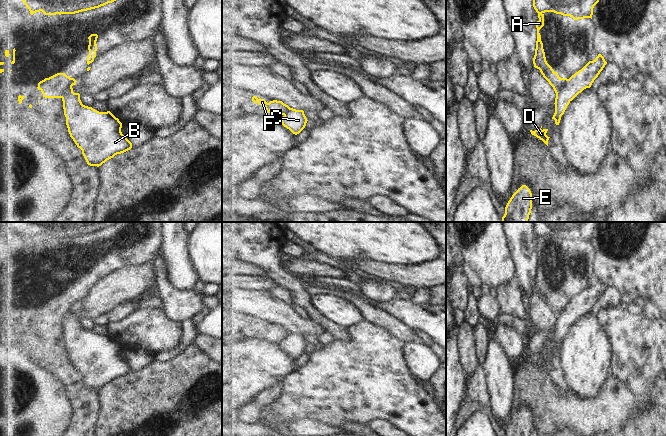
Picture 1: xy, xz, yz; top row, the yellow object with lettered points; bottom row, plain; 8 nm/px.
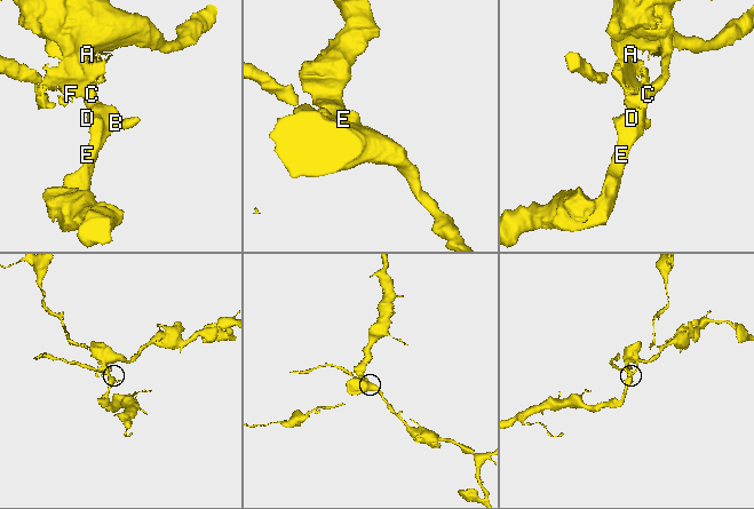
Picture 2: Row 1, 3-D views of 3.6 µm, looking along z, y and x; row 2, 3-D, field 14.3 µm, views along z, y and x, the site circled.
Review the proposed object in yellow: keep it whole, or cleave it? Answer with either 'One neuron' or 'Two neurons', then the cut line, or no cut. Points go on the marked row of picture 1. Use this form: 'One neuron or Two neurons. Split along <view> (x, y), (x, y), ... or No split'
Two neurons. Split along yz (568, 79), (556, 95).

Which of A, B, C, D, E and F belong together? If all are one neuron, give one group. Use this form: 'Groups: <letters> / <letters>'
Groups: A F / B C D E.

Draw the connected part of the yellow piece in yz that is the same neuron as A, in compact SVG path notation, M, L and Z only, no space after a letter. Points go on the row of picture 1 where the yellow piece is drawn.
M533 0L533 7L538 13L539 18L536 23L537 41L533 64L553 87L556 95L566 85L568 79L560 78L558 73L546 61L543 43L539 33L539 30L544 26L544 13L554 12L563 16L570 16L574 20L584 18L592 19L593 8L598 2L599 0Z

